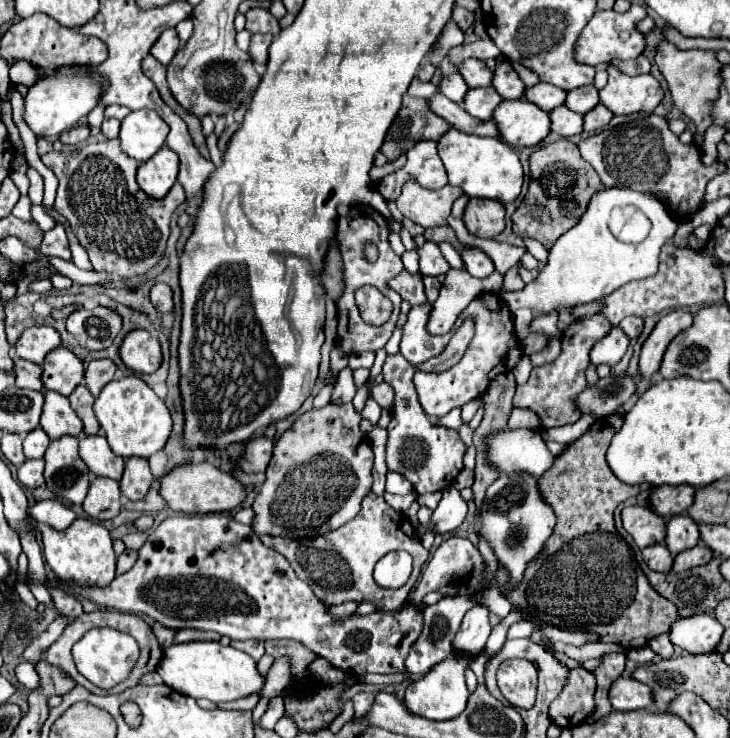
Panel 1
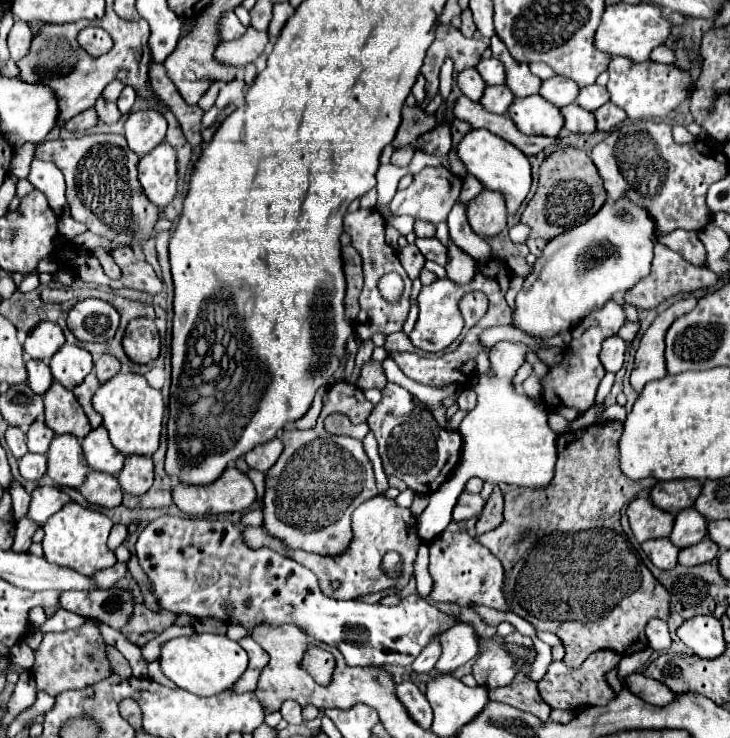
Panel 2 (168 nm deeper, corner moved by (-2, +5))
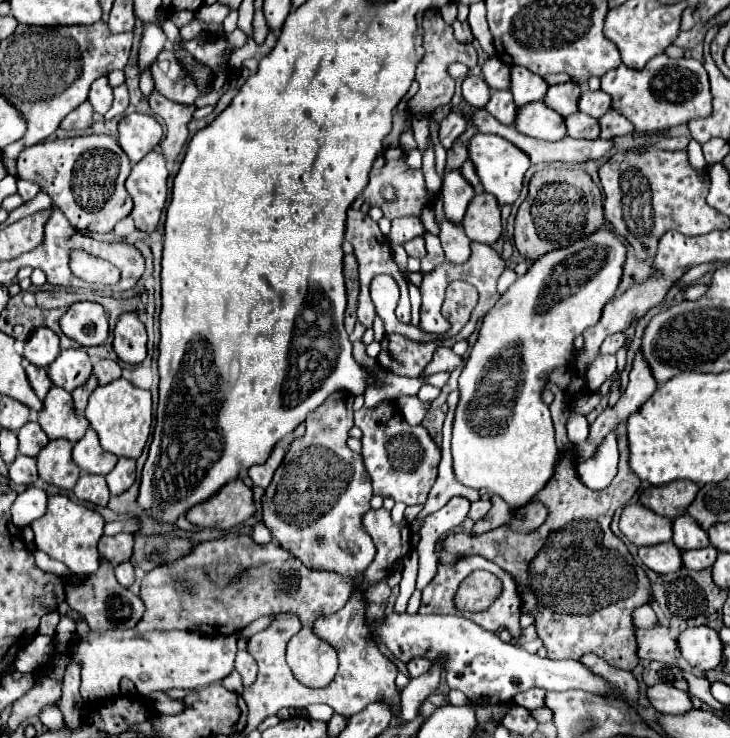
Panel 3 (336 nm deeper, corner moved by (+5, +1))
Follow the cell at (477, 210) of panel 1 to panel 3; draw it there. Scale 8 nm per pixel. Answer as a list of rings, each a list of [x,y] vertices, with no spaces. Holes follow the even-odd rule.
[[[477,194],[463,218],[463,228],[469,240],[483,242],[483,244],[493,244],[501,236],[501,212],[497,198],[493,194]]]

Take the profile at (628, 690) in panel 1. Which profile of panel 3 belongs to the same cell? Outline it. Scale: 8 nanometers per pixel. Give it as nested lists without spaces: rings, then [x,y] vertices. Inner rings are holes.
[[[657,684],[647,690],[647,698],[653,704],[653,708],[661,714],[685,714],[693,710],[691,698],[687,692],[677,690],[669,684]]]

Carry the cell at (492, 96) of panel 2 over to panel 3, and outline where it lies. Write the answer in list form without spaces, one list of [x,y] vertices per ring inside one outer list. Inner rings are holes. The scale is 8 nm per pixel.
[[[497,90],[493,92],[489,104],[485,106],[485,110],[495,116],[499,122],[511,126],[515,122],[515,116],[517,116],[517,106],[513,102],[513,94],[507,90]]]

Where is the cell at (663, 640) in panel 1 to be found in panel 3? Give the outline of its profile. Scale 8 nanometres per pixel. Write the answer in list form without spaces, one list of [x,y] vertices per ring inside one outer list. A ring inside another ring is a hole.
[[[643,604],[643,606],[633,610],[633,624],[635,626],[651,626],[653,624],[653,616],[655,616],[653,608],[649,604]]]

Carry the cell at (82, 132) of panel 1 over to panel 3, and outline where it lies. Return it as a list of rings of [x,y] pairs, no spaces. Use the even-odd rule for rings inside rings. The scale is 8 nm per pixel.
[[[87,100],[65,116],[65,120],[61,122],[61,128],[63,130],[85,130],[91,126],[91,122],[93,122],[93,106]]]

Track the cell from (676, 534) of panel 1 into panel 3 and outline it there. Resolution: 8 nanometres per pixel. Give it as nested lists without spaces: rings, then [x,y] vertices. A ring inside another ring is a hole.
[[[683,514],[681,518],[673,520],[673,544],[683,552],[705,548],[709,546],[709,536],[693,518],[689,518],[689,514]]]

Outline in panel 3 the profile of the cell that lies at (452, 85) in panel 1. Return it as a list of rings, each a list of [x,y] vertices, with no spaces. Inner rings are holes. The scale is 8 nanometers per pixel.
[[[467,76],[463,80],[463,98],[475,108],[485,108],[485,102],[491,98],[491,88],[481,76]]]

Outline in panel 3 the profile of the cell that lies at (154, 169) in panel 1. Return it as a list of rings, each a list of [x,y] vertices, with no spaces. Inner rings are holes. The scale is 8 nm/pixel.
[[[159,152],[147,154],[141,162],[137,162],[125,182],[129,196],[133,198],[131,218],[135,228],[141,232],[155,232],[161,210],[167,200],[167,166],[165,158]]]

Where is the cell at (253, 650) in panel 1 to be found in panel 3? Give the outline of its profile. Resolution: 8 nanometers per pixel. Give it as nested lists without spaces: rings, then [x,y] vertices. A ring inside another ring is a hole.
[[[237,652],[235,670],[241,674],[243,686],[251,686],[255,682],[255,676],[257,676],[257,662],[249,652]]]

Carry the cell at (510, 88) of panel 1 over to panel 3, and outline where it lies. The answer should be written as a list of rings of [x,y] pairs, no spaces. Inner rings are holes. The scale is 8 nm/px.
[[[523,66],[511,68],[511,92],[513,92],[517,106],[525,106],[529,102],[543,100],[547,94],[547,88],[549,84],[541,76],[533,74],[531,70]]]

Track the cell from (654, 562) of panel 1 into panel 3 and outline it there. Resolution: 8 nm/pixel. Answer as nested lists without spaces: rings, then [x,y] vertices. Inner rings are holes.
[[[673,542],[639,548],[639,560],[641,560],[649,570],[653,570],[653,572],[657,572],[657,574],[677,572],[677,570],[683,566],[681,550],[679,550]]]

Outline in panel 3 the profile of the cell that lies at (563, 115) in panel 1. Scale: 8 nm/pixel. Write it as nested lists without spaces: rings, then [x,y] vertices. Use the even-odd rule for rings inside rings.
[[[577,112],[577,114],[571,114],[567,118],[567,136],[571,138],[589,138],[589,140],[595,140],[599,138],[599,120],[583,114],[583,112]]]

